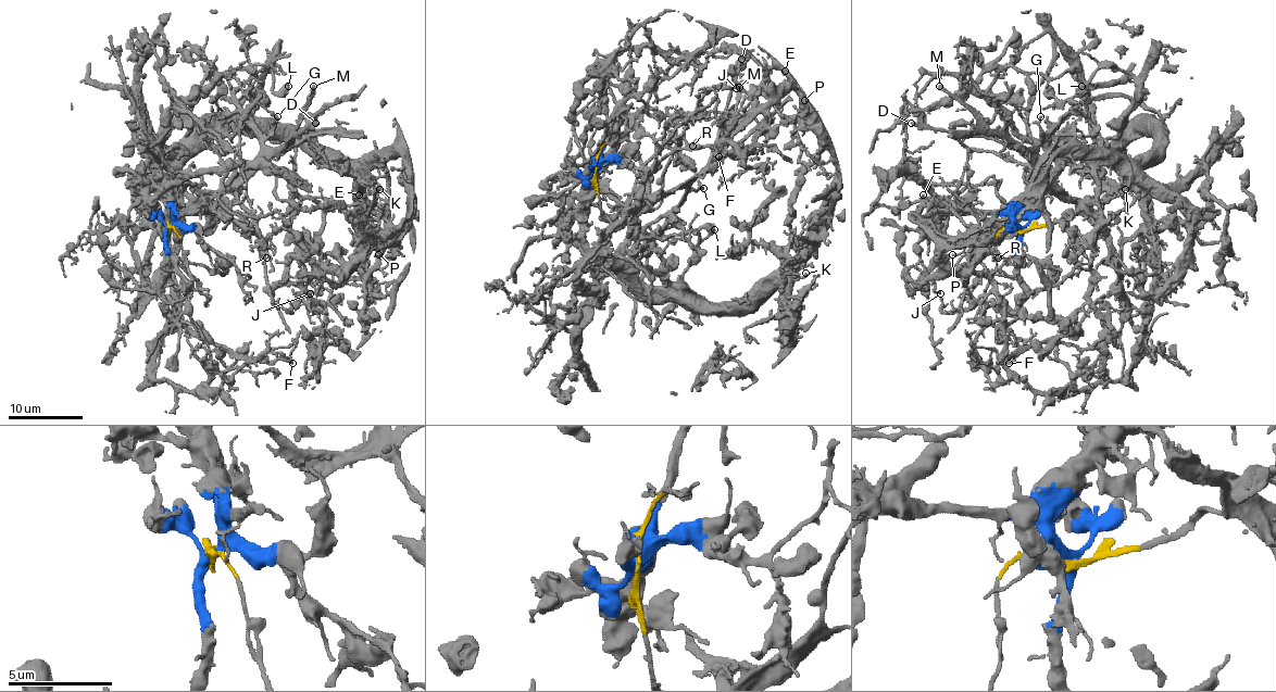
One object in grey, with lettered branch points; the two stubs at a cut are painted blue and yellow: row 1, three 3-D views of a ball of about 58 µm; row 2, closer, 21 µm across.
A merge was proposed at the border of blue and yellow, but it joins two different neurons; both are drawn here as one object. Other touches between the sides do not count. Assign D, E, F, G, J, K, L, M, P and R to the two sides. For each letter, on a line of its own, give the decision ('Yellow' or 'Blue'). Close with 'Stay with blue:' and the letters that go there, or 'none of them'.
D: Yellow
E: Blue
F: Yellow
G: Yellow
J: Blue
K: Blue
L: Blue
M: Yellow
P: Blue
R: Yellow
Stay with blue: E, J, K, L, P

